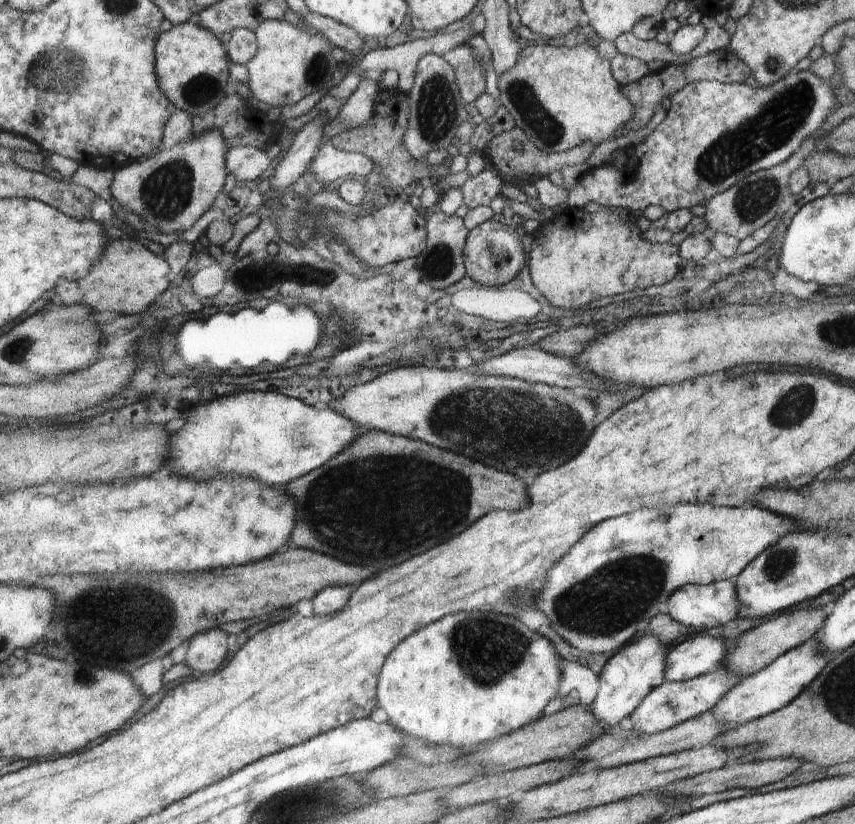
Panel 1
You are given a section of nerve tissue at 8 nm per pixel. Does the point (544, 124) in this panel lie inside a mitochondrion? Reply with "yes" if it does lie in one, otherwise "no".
yes

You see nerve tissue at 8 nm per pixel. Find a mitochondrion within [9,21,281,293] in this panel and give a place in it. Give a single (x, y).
(64, 67)

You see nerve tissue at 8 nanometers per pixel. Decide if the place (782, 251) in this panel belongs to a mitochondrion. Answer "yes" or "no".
no

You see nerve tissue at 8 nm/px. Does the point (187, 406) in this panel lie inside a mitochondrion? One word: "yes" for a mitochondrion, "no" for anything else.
no

